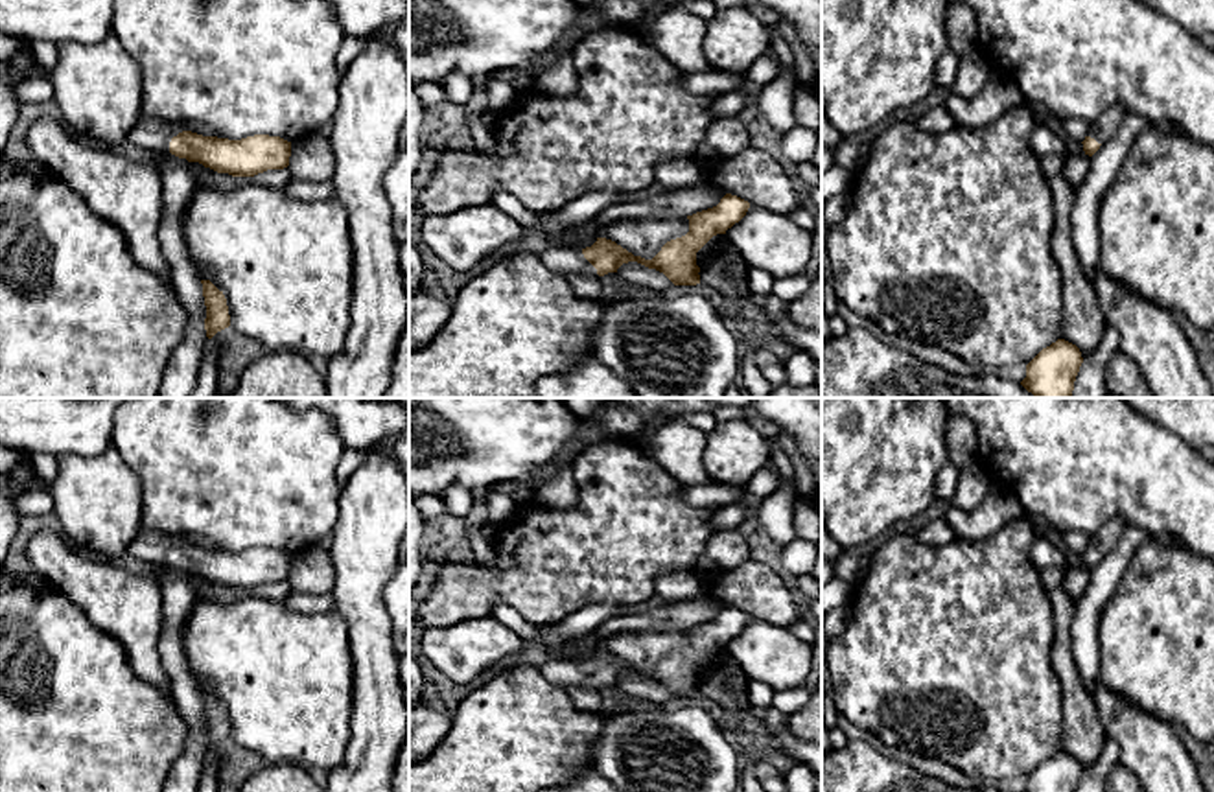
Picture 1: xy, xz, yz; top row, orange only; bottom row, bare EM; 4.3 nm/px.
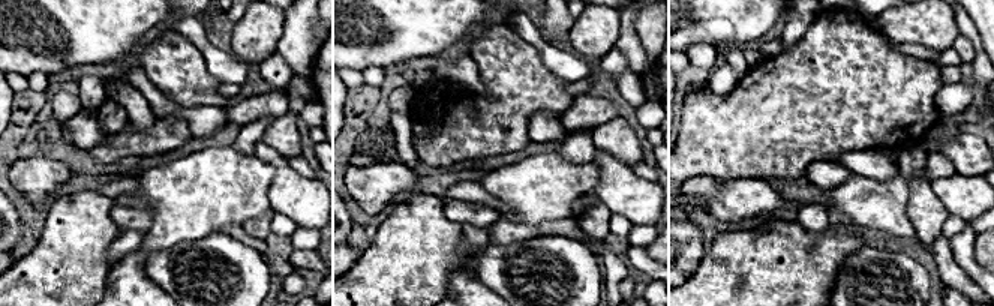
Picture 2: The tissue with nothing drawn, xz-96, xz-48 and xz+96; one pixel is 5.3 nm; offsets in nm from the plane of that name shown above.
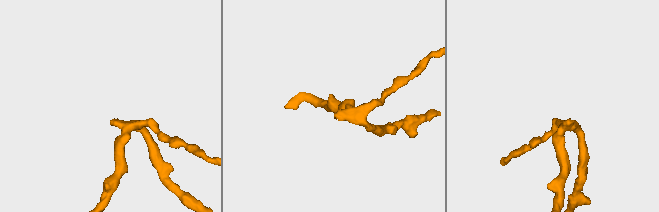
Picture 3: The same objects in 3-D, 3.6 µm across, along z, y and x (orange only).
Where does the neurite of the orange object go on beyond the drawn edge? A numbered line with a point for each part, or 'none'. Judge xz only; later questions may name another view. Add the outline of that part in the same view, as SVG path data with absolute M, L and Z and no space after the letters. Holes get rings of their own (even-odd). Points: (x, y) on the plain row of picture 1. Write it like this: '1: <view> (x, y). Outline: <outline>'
1: xz (560, 673). Outline: M554 659L542 669L542 674L547 681L564 689L567 689L573 681L582 681L593 689L599 689L597 681L584 670L582 663Z

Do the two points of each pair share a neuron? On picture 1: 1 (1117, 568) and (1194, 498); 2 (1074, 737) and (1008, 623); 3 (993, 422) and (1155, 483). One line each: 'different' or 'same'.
1: different
2: different
3: same

